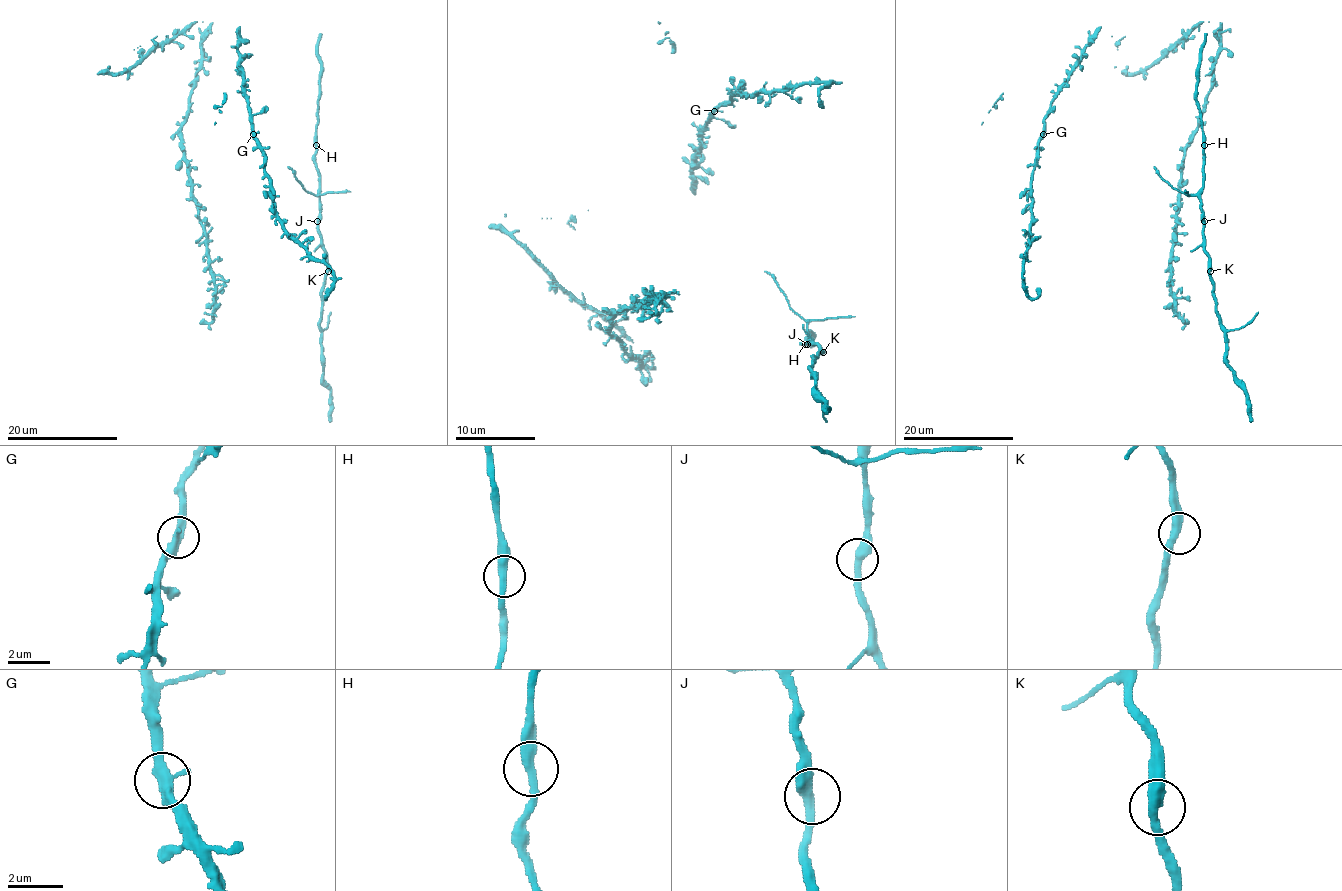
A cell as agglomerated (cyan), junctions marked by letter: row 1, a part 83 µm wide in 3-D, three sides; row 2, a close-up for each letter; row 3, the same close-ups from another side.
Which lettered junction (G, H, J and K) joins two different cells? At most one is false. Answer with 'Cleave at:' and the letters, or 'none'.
Cleave at: none

